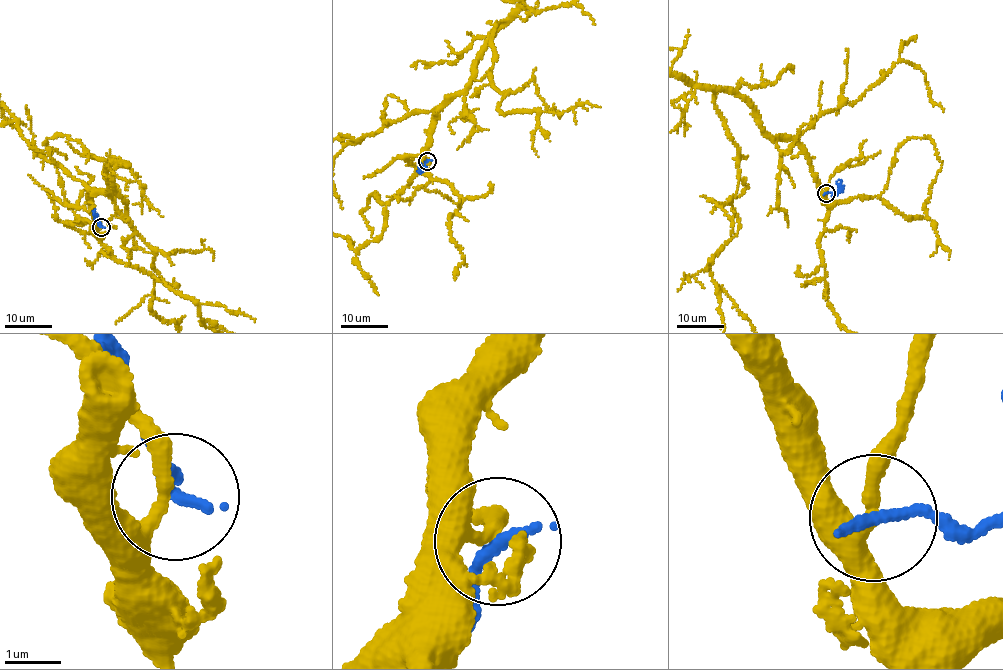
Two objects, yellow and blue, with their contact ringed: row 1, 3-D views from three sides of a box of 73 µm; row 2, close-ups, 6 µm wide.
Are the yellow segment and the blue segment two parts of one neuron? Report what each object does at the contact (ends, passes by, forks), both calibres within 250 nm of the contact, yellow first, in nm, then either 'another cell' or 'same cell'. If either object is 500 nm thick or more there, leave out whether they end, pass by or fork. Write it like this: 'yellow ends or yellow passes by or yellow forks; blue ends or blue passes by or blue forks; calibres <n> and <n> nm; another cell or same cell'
yellow passes by; blue ends; calibres 260 and 240 nm; another cell

